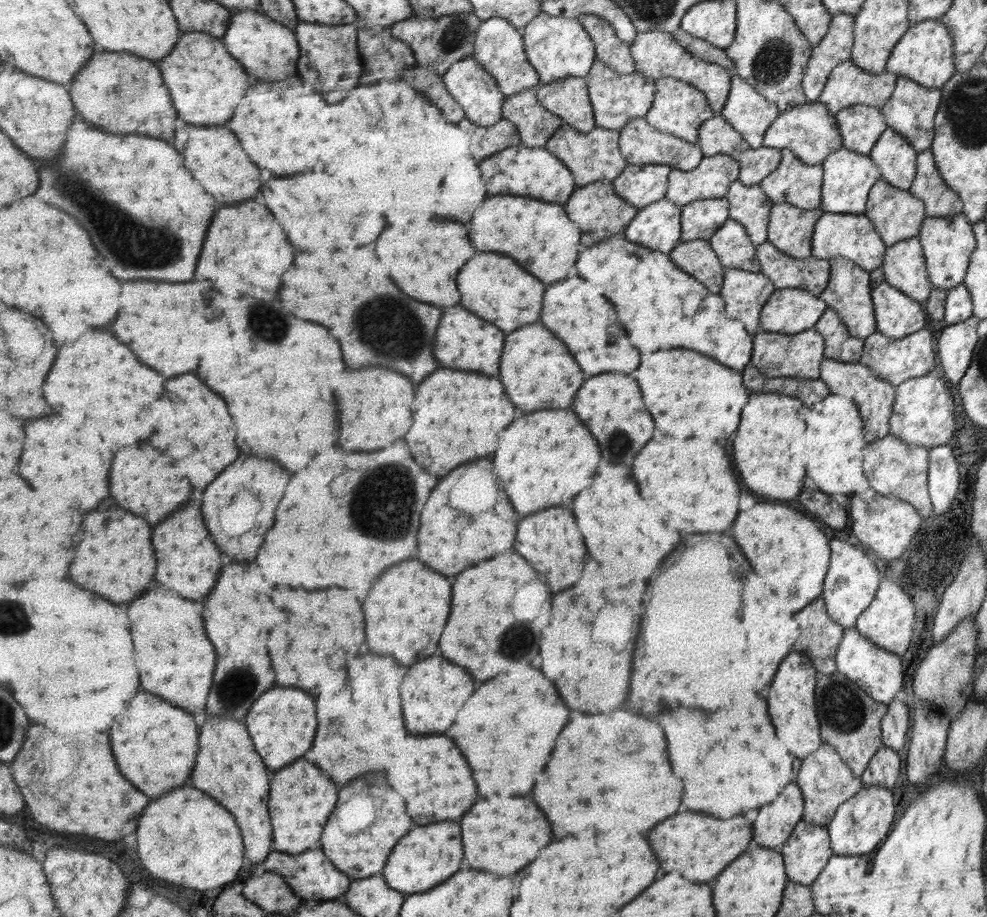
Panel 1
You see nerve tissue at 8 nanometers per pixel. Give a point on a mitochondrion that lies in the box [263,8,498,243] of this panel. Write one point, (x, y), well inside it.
(453, 35)

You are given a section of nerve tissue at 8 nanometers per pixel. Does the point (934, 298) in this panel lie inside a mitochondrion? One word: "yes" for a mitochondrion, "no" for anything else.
no

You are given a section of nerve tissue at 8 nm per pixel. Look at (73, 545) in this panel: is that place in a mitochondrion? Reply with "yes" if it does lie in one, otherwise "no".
no

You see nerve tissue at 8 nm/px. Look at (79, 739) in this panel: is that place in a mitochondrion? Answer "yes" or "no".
no

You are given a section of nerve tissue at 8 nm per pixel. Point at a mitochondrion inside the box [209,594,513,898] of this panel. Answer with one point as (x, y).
(238, 684)

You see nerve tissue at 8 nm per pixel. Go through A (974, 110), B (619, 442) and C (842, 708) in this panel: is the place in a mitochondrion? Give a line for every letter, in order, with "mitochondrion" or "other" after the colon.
A: mitochondrion
B: mitochondrion
C: mitochondrion

